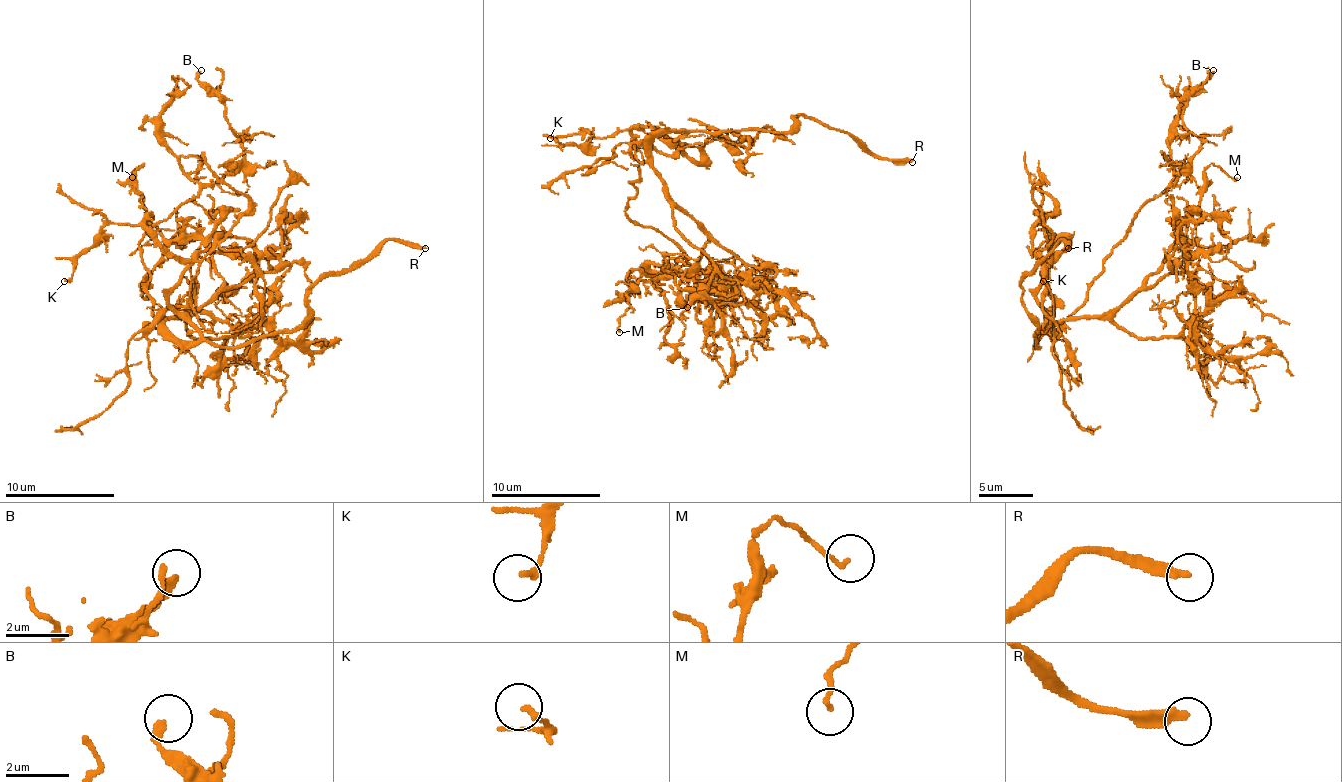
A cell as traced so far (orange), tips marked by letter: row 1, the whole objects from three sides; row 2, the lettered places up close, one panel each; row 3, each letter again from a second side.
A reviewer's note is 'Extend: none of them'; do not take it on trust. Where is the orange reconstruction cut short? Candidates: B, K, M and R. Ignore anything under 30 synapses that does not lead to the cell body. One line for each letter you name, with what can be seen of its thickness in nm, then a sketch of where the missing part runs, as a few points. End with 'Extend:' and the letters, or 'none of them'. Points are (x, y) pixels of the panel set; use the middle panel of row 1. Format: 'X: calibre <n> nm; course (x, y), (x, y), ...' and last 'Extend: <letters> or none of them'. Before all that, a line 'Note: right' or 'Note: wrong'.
Note: wrong
R: calibre 240 nm; course (912, 162), (937, 140), (934, 129), (939, 127)
Extend: R

